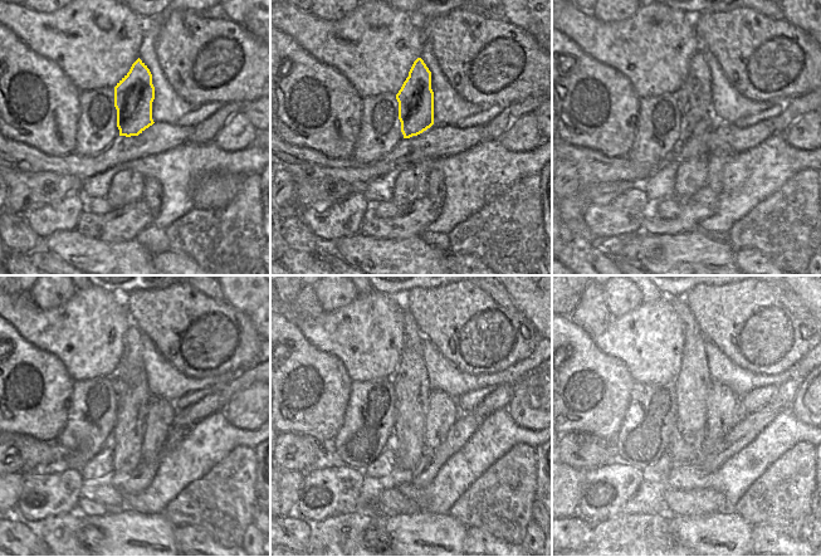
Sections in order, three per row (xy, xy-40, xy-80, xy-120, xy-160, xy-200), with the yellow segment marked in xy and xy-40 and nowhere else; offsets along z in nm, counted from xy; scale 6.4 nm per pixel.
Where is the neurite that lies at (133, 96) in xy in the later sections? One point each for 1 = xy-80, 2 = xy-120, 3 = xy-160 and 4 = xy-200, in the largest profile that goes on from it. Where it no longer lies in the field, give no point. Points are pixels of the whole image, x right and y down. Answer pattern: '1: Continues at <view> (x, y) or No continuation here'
1: Continues at xy-80 (694, 102)
2: Continues at xy-120 (131, 363)
3: Continues at xy-160 (413, 338)
4: Continues at xy-200 (689, 325).

